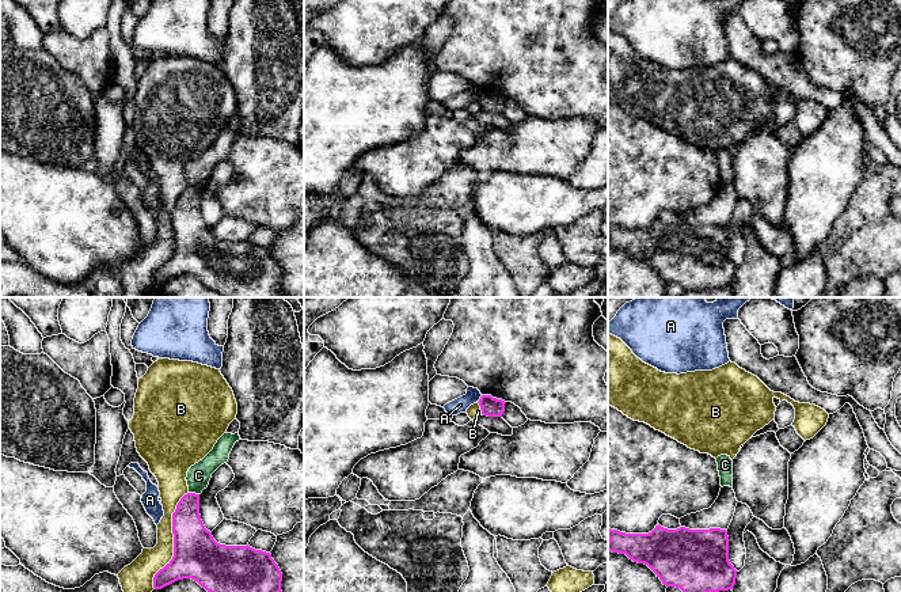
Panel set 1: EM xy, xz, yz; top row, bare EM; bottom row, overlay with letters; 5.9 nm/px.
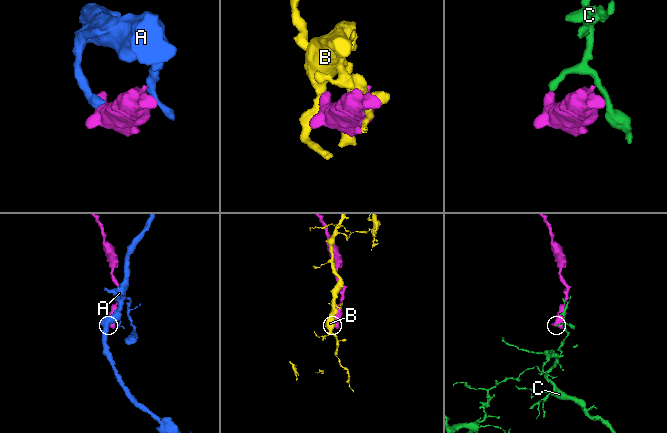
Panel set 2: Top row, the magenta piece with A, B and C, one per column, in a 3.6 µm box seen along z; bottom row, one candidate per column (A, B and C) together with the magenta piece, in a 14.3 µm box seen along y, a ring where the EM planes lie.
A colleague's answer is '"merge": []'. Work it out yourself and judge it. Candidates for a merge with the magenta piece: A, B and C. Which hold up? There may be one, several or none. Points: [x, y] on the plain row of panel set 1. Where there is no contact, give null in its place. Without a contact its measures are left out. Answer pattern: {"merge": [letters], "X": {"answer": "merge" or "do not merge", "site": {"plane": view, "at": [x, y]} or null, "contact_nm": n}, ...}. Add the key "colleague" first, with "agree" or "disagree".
{"colleague": "agree", "merge": [], "A": {"answer": "do not merge", "site": {"plane": "xz", "at": [479, 95]}, "contact_nm": 50}, "B": {"answer": "do not merge", "site": {"plane": "xy", "at": [174, 236]}, "contact_nm": 600}, "C": {"answer": "do not merge", "site": {"plane": "xy", "at": [194, 189]}, "contact_nm": 70}}

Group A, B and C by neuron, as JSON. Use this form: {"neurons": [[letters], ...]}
{"neurons": [["A"], ["B"], ["C"]]}

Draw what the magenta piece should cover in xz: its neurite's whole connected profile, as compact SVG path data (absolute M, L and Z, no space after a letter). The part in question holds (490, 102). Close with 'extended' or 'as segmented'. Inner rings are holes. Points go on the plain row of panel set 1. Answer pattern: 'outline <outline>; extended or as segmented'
outline M482 91L478 99L483 111L502 113L506 98L502 95L493 94L491 91Z; as segmented

